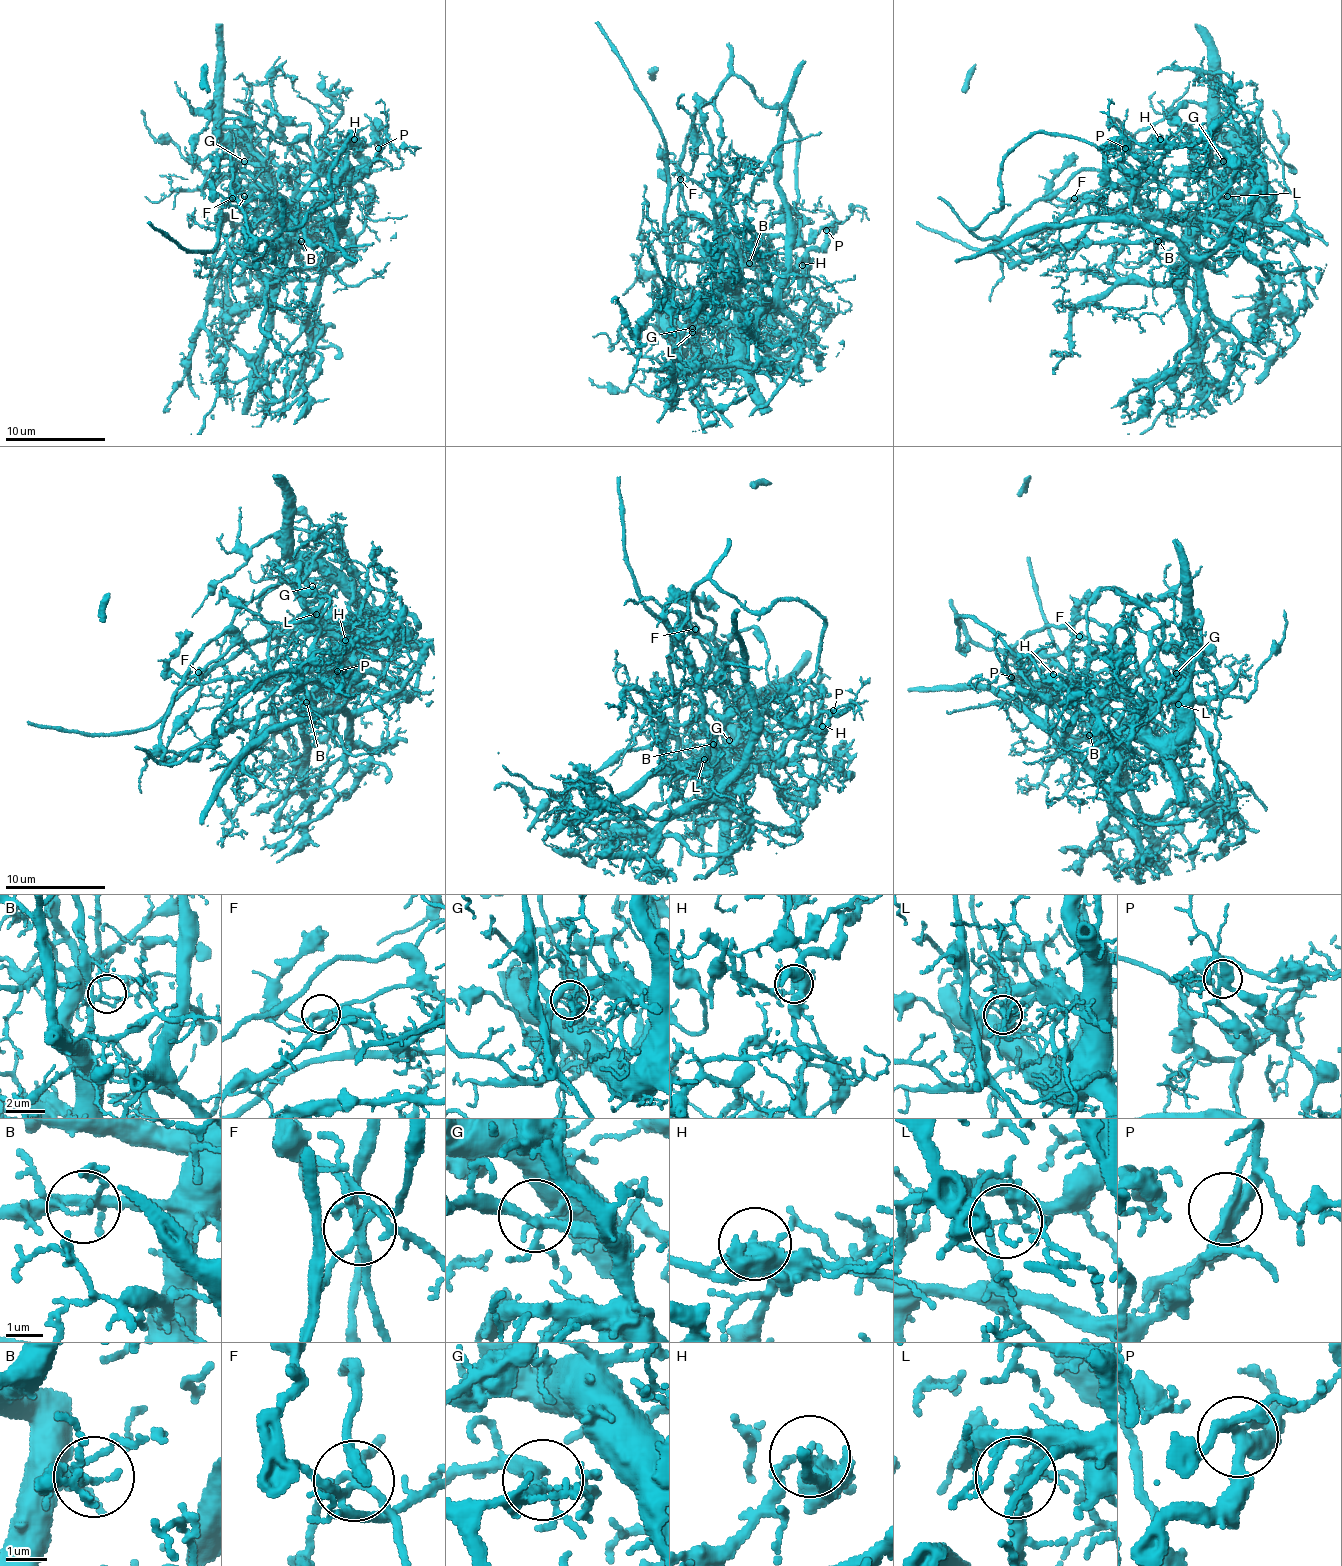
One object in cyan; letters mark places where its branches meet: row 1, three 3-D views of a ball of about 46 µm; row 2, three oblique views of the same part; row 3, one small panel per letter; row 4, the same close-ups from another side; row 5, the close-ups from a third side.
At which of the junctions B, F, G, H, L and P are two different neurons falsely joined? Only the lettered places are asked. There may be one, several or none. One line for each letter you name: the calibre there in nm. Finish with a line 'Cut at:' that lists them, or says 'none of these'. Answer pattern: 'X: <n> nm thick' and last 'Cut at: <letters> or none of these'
F: 220 nm thick
H: 360 nm thick
L: 180 nm thick
P: 340 nm thick
Cut at: F, H, L, P

